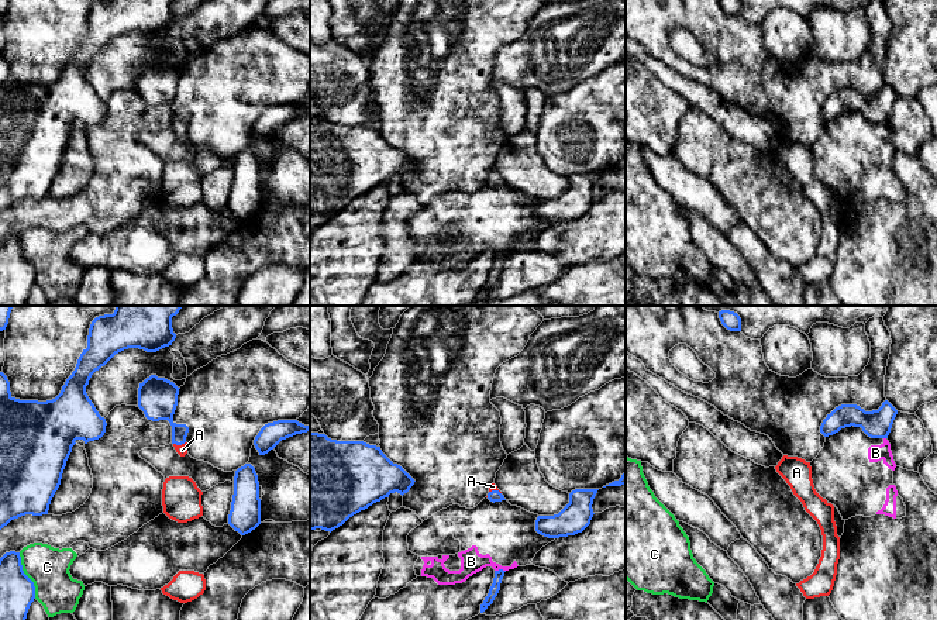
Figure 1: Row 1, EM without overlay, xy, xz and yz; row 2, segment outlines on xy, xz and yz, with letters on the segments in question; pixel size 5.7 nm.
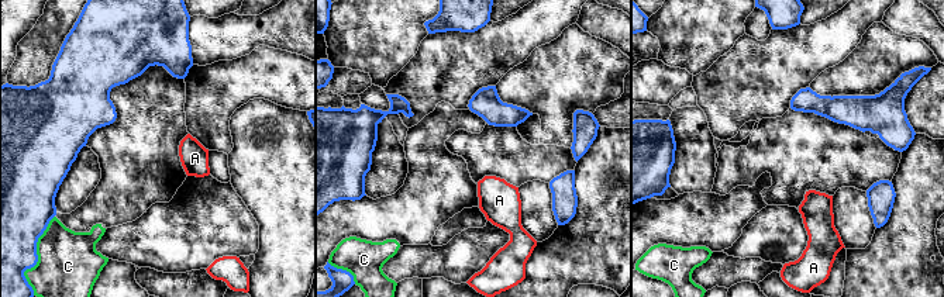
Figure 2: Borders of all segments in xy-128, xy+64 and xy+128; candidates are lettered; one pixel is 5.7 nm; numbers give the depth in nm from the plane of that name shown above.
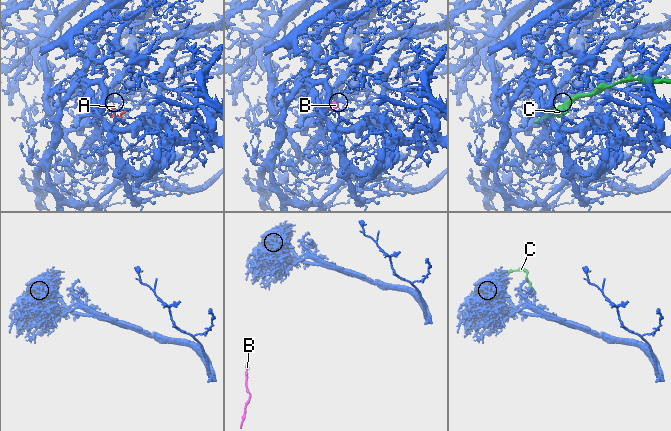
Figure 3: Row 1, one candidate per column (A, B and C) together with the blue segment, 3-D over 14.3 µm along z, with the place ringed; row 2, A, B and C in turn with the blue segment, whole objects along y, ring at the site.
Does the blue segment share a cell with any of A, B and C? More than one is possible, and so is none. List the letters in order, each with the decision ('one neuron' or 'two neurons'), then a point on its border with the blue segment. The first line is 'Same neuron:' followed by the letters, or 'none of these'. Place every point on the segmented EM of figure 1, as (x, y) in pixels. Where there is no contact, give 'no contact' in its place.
Same neuron: A
A: one neuron; meets blue in xy at (179, 444)
B: two neurons; meets blue in xz at (499, 569)
C: two neurons; meets blue in xy at (26, 575)

